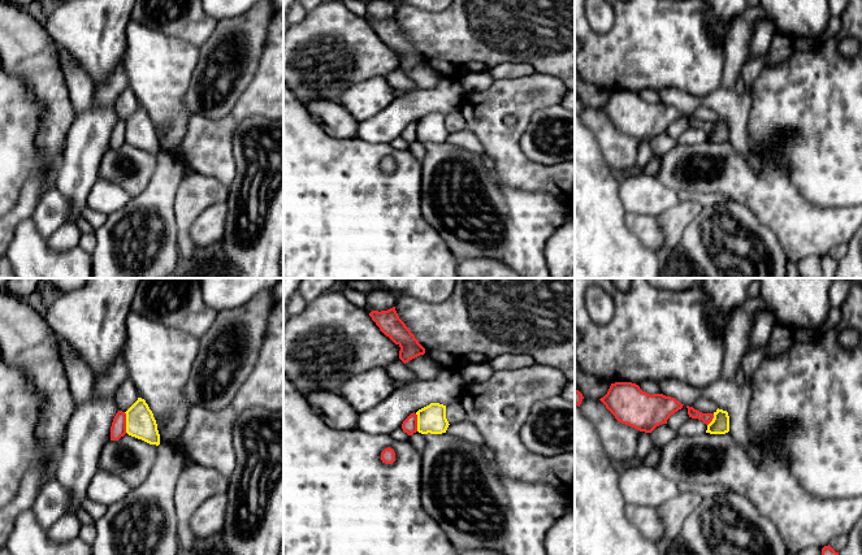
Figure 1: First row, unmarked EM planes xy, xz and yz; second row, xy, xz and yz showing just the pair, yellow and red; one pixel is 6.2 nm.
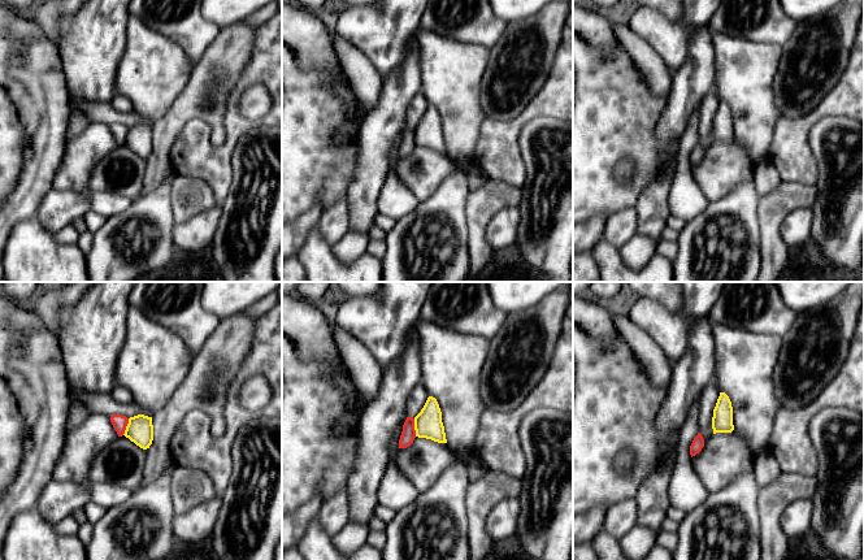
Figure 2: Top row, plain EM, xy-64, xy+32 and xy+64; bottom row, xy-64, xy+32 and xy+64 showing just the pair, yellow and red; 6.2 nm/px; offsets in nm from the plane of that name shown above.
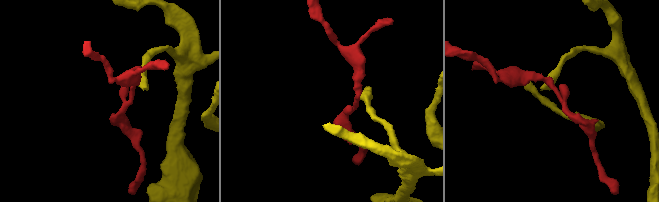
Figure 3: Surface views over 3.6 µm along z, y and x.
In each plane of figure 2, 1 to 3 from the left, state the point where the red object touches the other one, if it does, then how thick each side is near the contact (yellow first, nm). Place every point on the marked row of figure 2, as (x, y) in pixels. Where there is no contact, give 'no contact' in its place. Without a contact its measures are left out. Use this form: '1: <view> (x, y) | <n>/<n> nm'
1: xy-64 (126, 426) | 160/90 nm
2: xy+32 (415, 428) | 180/90 nm
3: no contact

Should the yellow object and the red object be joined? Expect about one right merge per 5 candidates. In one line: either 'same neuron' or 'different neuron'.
different neuron

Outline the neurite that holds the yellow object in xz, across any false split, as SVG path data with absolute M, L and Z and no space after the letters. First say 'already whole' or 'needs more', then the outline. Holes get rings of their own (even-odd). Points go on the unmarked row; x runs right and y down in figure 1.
already whole; M430 112L429 114L419 118L417 123L417 140L421 143L442 143L449 136L446 127L446 114L439 112Z

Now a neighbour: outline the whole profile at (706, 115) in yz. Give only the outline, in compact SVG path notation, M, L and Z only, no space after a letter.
M698 107L692 116L702 122L714 122L718 118L718 114L707 107Z

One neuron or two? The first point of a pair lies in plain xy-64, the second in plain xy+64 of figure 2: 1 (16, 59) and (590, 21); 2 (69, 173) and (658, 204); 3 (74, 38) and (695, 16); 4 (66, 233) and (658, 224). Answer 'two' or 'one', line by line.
1: one
2: one
3: one
4: two

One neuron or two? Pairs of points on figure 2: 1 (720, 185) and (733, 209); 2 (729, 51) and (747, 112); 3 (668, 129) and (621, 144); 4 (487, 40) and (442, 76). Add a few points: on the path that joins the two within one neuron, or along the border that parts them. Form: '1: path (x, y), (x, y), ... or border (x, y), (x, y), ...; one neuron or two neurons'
1: border (751, 178), (739, 182), (729, 192), (710, 203); two neurons
2: path (742, 66), (747, 96); one neuron
3: border (667, 104), (656, 126), (660, 163); two neurons
4: border (451, 37), (459, 40), (478, 43), (489, 50); two neurons

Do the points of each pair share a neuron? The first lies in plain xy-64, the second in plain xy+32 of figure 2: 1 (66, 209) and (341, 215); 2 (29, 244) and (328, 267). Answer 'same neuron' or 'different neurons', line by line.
1: same neuron
2: same neuron

